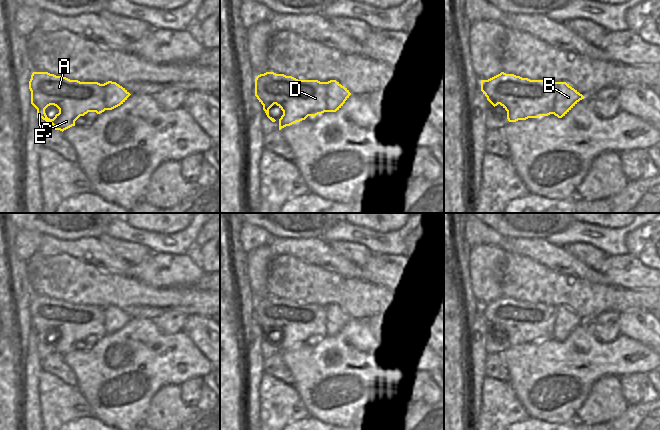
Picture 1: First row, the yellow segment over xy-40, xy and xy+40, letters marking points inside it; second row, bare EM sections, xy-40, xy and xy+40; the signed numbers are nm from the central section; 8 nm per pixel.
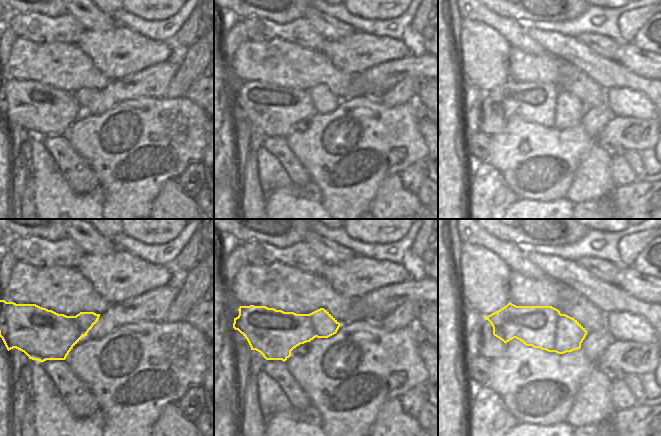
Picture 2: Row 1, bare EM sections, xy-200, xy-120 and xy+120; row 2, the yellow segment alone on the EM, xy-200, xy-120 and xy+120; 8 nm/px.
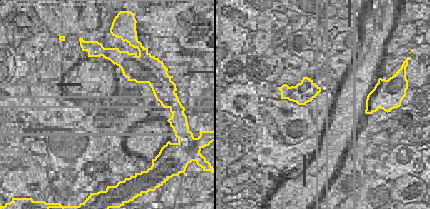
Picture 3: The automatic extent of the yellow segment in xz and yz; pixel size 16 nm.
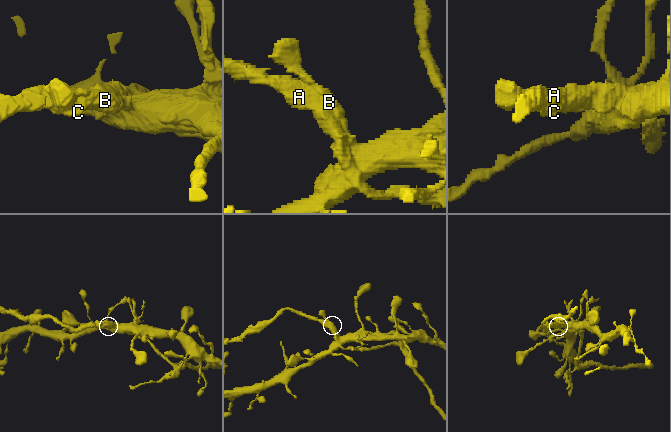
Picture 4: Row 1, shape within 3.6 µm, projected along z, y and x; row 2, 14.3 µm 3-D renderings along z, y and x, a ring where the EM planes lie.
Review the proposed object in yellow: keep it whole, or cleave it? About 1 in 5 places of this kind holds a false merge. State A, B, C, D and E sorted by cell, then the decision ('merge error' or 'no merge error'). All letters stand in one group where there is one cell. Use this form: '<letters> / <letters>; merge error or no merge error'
A C D E / B; merge error

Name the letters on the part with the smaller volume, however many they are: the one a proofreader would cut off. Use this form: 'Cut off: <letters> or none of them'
Cut off: A, C, D, E

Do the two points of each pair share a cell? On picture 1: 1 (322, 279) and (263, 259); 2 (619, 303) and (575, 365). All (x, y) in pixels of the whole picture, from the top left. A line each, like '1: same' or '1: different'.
1: different
2: different

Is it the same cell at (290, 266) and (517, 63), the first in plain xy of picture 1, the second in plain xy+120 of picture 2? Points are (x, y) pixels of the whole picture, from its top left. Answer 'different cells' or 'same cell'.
same cell

